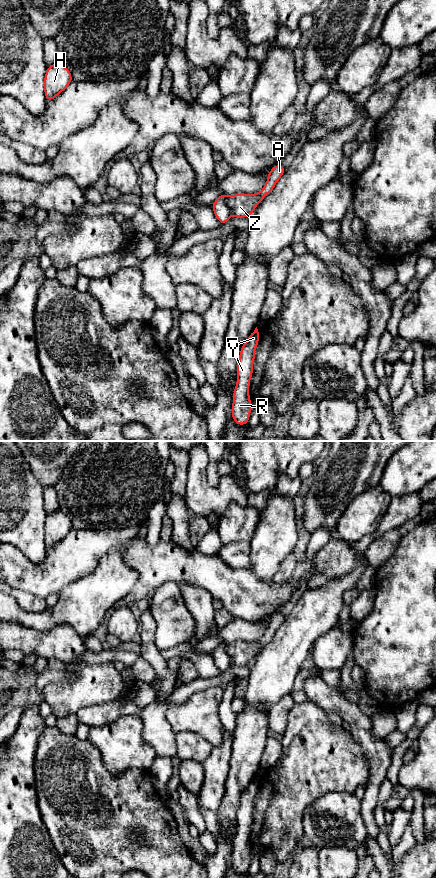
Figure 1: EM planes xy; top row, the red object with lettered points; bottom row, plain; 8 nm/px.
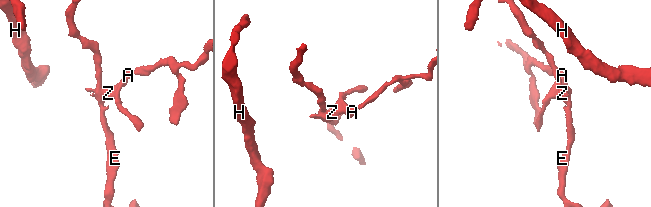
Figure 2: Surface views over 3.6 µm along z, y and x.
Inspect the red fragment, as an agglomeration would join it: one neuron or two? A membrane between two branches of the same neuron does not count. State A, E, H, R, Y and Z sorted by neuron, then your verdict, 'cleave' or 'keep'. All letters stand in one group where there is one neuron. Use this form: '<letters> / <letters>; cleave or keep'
A Z / E H R Y; cleave

